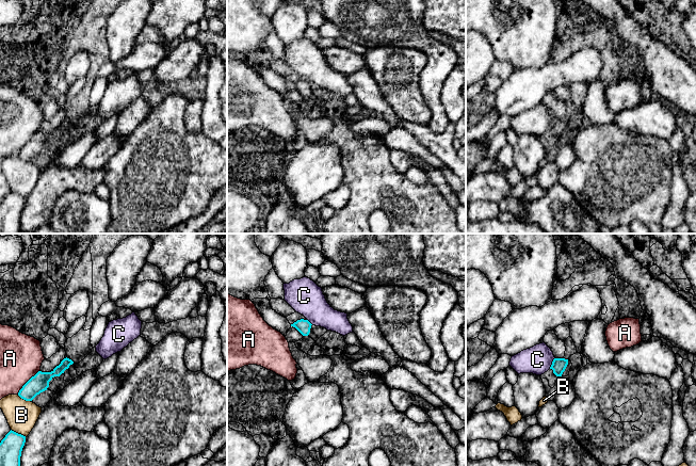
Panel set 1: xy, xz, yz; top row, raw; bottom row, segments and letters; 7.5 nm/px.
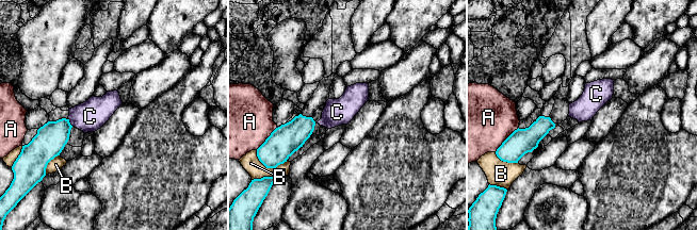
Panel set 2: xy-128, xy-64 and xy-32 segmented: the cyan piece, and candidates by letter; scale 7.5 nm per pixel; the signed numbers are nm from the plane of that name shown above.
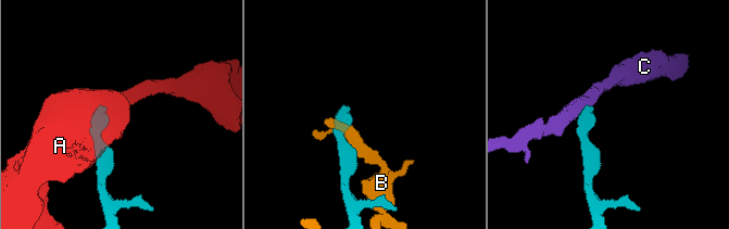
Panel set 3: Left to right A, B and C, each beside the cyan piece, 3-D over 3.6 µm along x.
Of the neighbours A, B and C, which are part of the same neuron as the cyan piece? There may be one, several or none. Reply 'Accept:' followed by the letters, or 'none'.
Accept: none

